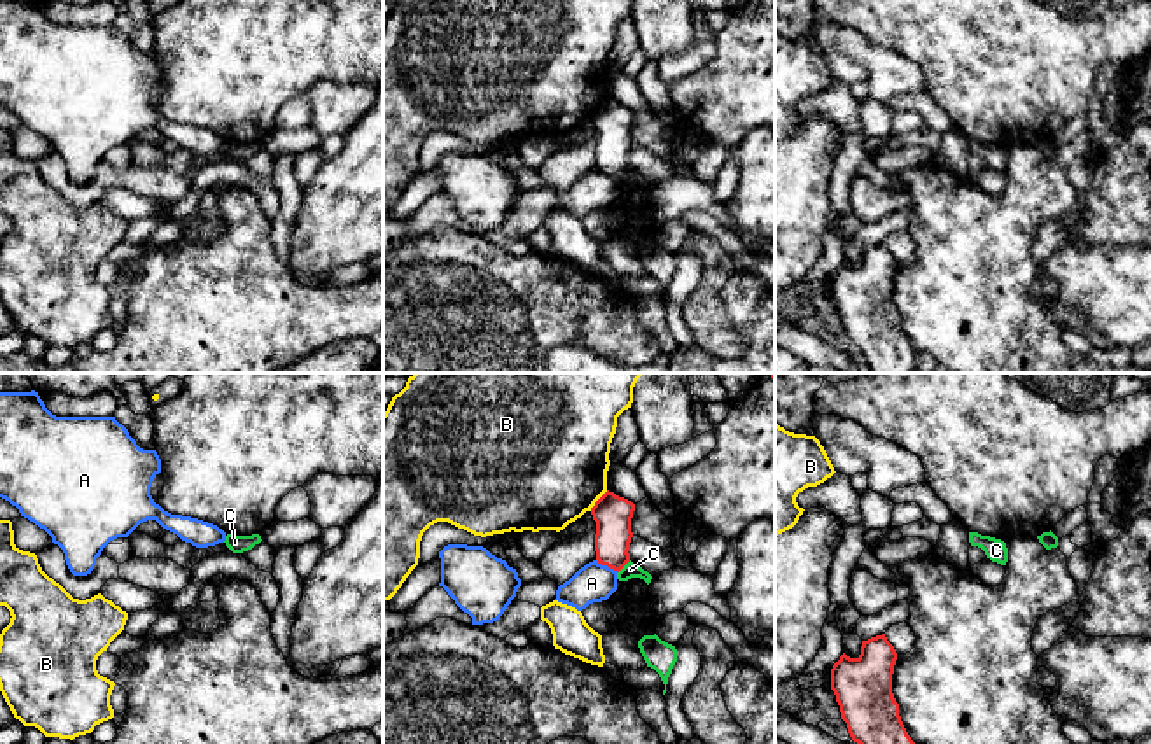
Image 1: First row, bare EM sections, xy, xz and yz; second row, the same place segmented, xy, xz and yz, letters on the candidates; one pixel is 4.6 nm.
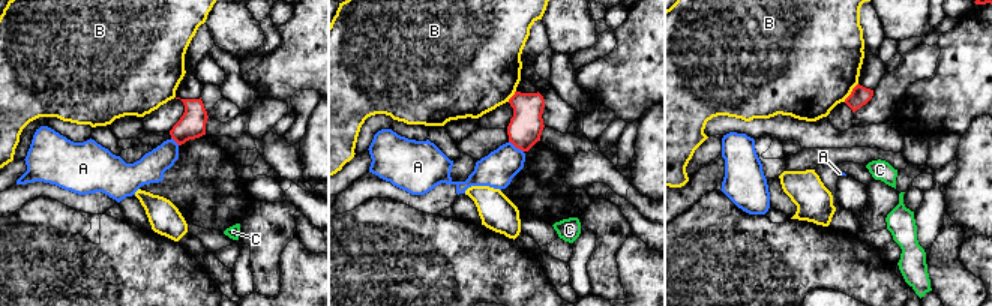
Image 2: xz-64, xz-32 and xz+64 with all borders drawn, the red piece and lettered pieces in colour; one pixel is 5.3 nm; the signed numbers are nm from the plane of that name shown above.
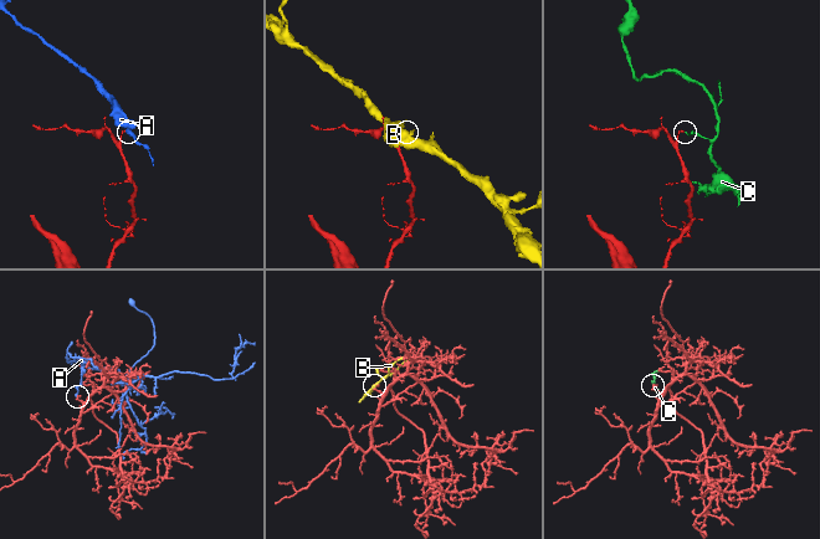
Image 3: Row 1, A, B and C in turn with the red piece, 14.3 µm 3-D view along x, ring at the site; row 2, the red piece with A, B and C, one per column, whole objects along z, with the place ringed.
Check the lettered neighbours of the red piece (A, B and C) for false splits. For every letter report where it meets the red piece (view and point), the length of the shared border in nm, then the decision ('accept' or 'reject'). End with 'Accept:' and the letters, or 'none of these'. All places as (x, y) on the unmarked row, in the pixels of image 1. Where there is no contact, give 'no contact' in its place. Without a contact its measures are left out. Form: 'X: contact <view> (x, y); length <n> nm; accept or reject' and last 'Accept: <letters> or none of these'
A: contact xz (607, 174); length 120 nm; reject
B: contact xz (597, 109); length 130 nm; reject
C: contact xz (623, 174); length 90 nm; reject
Accept: none of these

